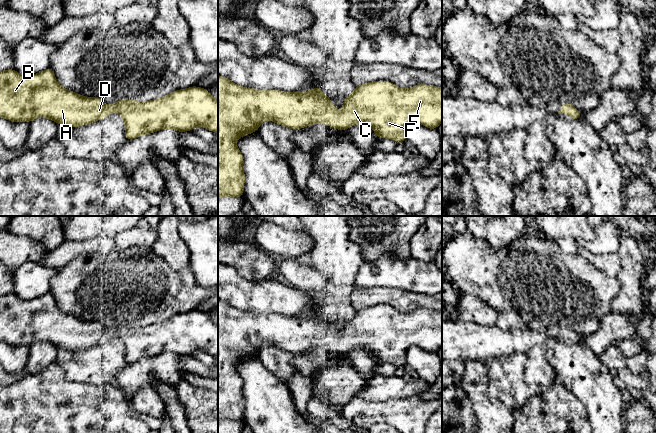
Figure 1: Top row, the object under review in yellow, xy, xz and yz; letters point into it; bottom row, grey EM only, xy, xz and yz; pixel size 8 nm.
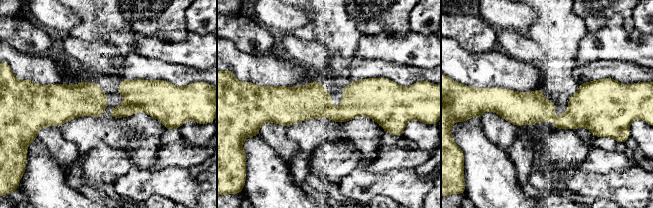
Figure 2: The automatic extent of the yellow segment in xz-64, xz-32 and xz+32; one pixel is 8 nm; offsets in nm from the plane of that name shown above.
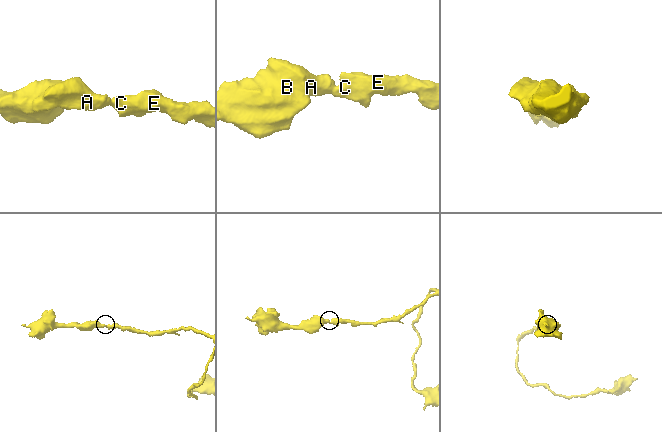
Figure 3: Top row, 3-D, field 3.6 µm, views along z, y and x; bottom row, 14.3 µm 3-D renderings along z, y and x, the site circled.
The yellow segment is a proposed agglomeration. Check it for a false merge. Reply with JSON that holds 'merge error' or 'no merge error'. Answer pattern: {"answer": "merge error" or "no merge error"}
{"answer": "no merge error"}

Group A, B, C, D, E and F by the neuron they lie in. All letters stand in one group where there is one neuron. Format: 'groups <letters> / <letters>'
groups A B C D E F

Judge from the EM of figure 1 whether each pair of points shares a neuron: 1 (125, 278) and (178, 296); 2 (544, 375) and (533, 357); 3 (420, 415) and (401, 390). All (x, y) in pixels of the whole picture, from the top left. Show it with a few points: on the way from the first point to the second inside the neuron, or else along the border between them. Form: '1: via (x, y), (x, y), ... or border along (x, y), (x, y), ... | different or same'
1: via (138, 281), (145, 282), (152, 289), (165, 289) | same
2: via (540, 371), (536, 367), (535, 361) | same
3: border along (418, 394), (387, 397), (382, 400) | different

